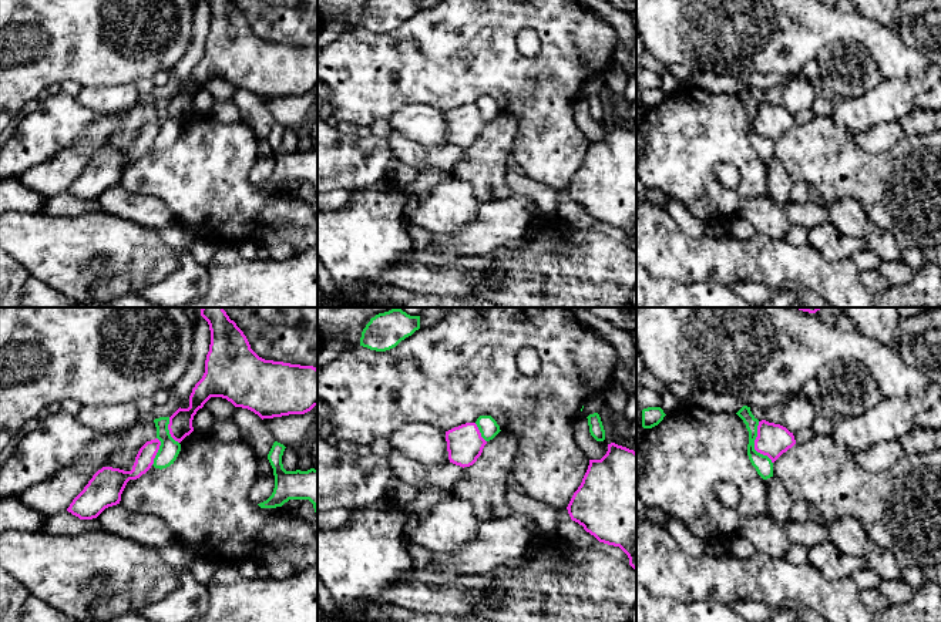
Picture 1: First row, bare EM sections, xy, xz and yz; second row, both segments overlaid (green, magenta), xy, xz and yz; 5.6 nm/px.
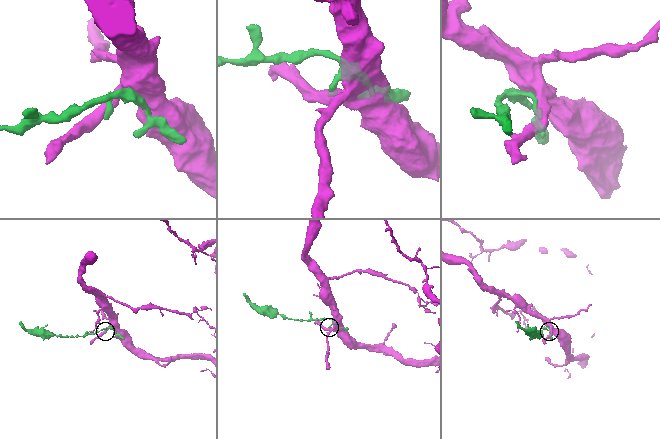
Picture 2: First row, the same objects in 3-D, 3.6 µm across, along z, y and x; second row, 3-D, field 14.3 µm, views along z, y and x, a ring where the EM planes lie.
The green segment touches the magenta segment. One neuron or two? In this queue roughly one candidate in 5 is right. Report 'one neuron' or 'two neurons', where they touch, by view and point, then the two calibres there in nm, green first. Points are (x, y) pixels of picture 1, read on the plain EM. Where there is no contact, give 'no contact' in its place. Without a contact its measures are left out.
two neurons | yz (753, 125) | 100/180 nm

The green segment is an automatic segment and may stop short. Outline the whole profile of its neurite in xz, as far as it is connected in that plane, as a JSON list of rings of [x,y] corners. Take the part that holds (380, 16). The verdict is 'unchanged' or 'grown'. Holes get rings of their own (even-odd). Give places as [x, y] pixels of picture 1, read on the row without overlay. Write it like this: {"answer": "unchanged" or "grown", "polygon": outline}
{"answer": "unchanged", "polygon": [[[370,0],[362,13],[360,27],[386,33],[419,10],[420,0]]]}

